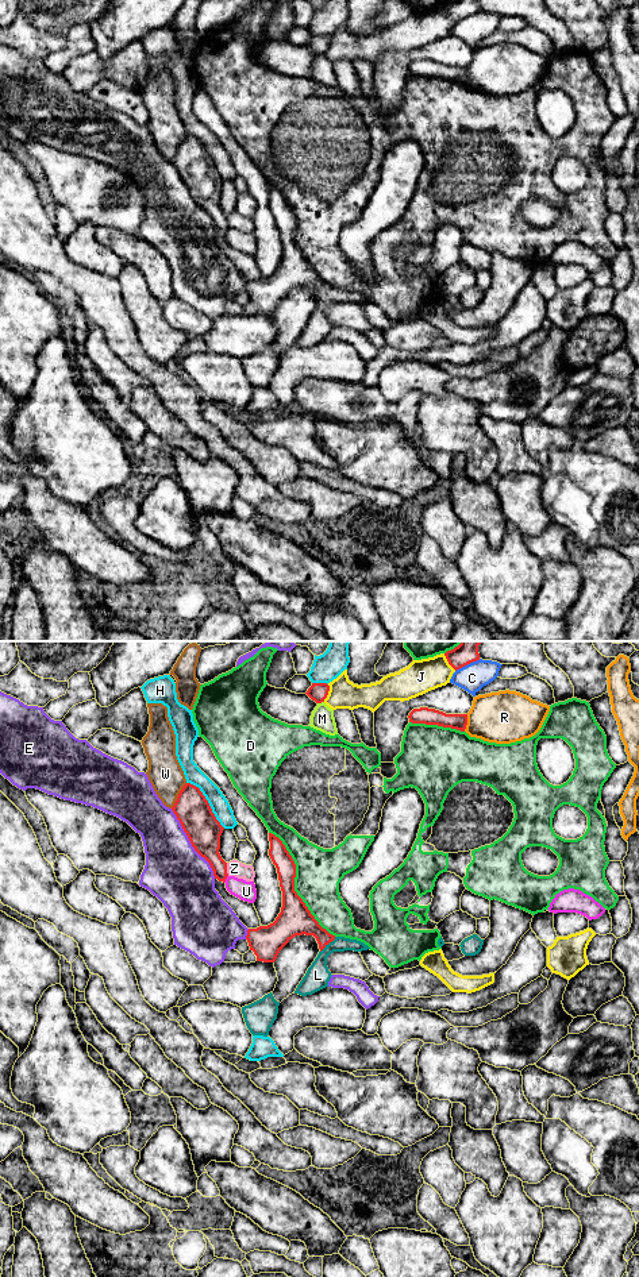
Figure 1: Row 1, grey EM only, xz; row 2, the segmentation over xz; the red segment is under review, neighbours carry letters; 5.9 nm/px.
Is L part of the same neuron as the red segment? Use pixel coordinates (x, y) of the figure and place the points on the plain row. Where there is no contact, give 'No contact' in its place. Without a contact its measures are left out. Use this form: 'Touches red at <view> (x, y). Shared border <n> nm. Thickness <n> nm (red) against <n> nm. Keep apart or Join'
Touches red at xz (327, 296). Shared border 130 nm. Thickness 190 nm (red) against 140 nm. Join

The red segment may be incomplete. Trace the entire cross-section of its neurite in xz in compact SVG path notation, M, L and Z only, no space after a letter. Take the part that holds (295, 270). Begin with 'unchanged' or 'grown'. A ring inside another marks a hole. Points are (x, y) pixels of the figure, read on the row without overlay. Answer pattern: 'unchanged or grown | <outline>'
grown | M269 185L269 208L277 220L282 243L282 259L276 273L267 278L249 281L246 292L257 313L274 315L280 302L296 288L313 288L319 296L319 306L308 320L295 346L312 347L326 339L331 331L327 309L334 304L370 301L361 293L335 289L323 281L295 243L296 216L282 193Z

